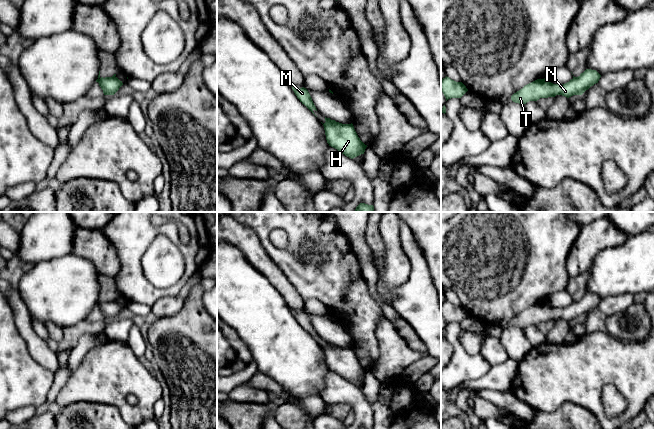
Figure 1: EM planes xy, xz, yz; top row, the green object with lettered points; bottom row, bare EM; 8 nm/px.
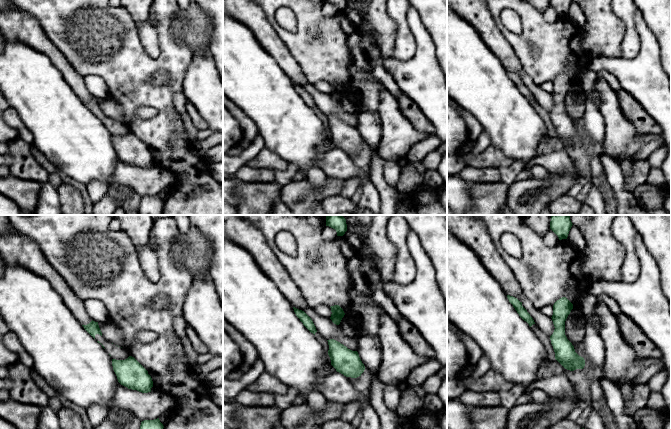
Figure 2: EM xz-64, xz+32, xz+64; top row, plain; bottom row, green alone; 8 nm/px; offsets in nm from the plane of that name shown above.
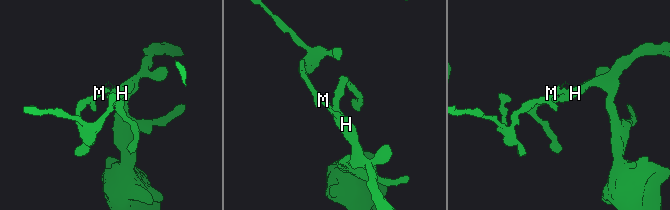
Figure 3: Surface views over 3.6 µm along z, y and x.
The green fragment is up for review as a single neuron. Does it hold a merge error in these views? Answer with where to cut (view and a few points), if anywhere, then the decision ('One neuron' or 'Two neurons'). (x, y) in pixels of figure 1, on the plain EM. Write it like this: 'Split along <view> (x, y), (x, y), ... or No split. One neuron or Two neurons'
Split along xz (327, 342), (323, 349). Two neurons

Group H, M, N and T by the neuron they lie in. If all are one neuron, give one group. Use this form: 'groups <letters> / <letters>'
groups H N T / M

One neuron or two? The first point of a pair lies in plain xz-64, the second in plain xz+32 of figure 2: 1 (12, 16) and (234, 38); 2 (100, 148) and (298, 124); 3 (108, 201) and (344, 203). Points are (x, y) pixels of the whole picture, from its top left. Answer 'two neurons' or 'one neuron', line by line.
1: two neurons
2: one neuron
3: one neuron

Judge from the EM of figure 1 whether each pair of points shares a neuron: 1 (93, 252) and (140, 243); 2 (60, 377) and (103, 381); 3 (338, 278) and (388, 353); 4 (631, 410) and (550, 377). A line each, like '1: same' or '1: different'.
1: different
2: different
3: different
4: same

